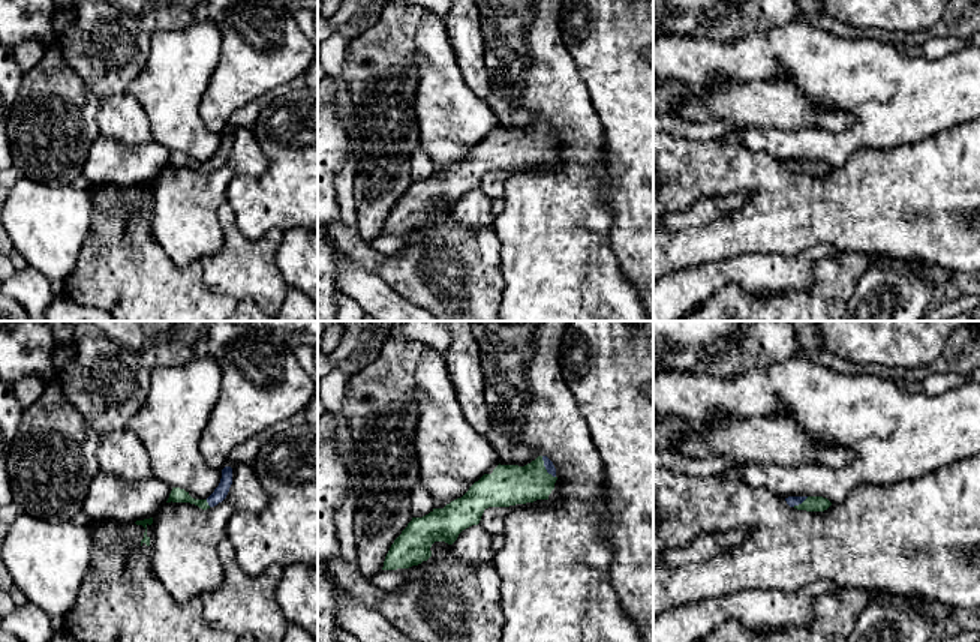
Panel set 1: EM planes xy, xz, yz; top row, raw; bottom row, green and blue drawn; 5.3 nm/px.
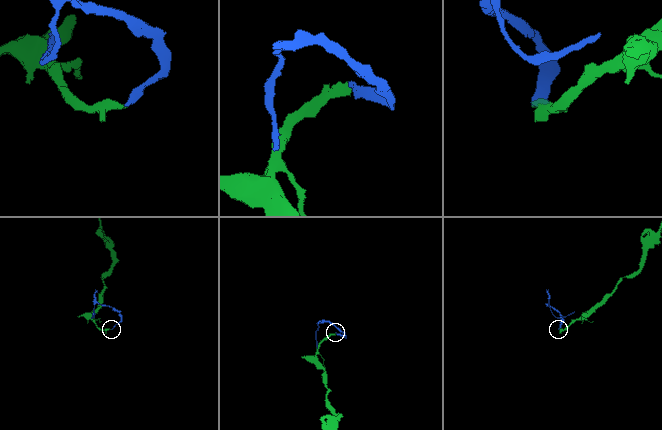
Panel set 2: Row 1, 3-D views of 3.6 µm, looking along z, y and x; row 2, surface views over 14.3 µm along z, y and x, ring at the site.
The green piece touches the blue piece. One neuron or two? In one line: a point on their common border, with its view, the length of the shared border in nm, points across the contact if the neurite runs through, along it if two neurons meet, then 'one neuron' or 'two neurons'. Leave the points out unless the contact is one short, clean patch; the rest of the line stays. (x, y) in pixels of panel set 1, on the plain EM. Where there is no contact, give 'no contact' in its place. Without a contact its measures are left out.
meets green in xz at (544, 132); contact 140 nm long; runs through xz (508, 149), (529, 147), (544, 132), (549, 129); one neuron

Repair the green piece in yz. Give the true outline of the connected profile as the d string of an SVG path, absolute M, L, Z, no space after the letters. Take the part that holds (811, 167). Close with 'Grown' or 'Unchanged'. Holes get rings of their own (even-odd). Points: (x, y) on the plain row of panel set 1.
M788 160L785 162L790 171L806 176L824 176L832 166L823 160Z. Grown

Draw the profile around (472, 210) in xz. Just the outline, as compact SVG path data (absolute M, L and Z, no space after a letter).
M480 188L463 194L453 207L454 219L471 230L491 226L494 216L491 214L491 198Z

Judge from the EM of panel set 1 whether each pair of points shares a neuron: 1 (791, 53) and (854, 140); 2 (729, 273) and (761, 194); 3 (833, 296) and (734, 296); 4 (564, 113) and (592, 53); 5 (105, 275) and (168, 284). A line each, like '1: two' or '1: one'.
1: one
2: two
3: one
4: two
5: one

